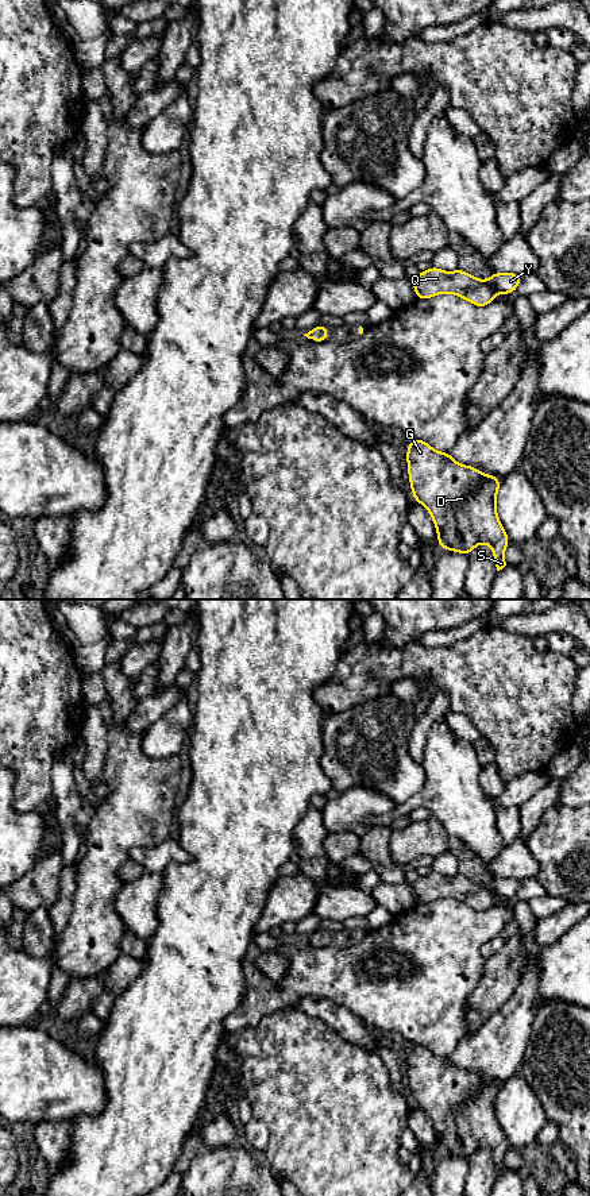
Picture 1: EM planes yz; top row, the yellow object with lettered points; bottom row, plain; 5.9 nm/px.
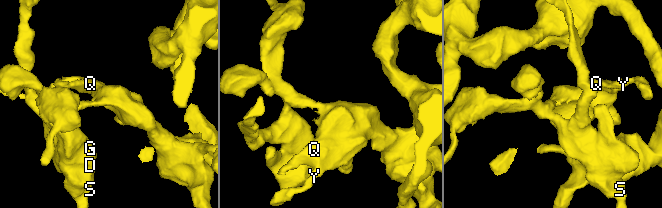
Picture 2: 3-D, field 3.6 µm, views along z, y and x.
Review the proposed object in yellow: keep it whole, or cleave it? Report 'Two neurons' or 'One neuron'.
One neuron

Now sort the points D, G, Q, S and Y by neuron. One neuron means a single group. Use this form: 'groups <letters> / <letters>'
groups D G Q S Y

